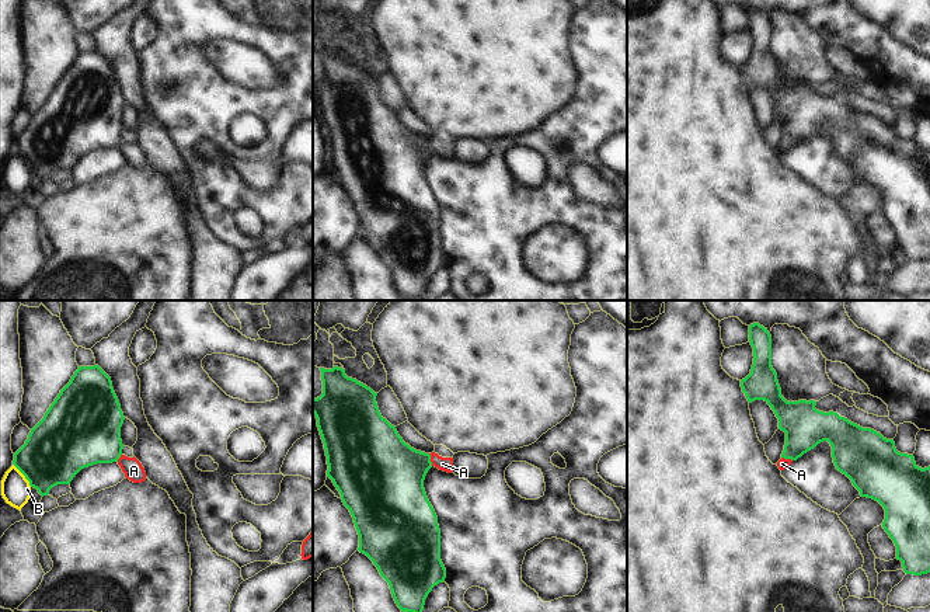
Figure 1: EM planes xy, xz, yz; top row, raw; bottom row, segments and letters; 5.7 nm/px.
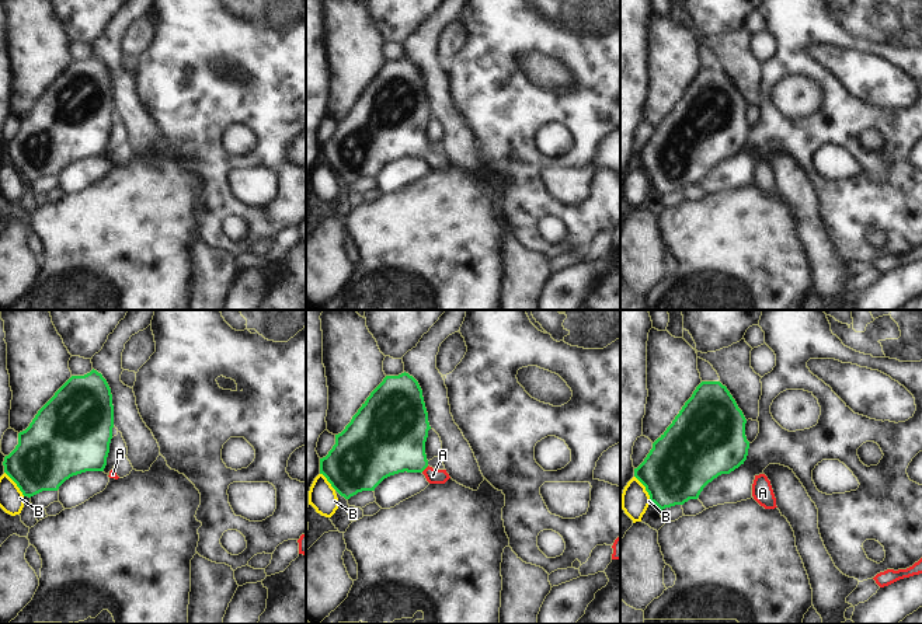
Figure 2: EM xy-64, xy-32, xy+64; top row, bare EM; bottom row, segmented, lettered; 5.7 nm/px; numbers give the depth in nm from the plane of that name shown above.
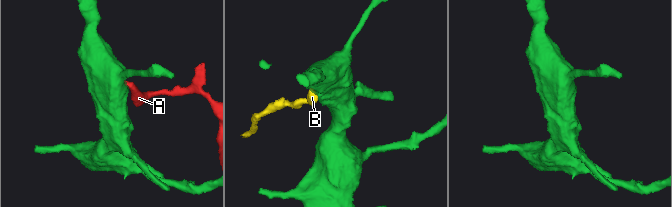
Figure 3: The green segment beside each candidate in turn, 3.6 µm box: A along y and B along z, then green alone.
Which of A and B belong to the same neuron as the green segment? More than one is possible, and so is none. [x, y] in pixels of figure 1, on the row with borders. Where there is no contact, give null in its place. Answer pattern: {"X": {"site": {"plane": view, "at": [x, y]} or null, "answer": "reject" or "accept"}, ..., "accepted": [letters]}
{"A": {"site": {"plane": "xz", "at": [429, 459]}, "answer": "accept"}, "B": {"site": {"plane": "xy", "at": [23, 473]}, "answer": "reject"}, "accepted": ["A"]}

